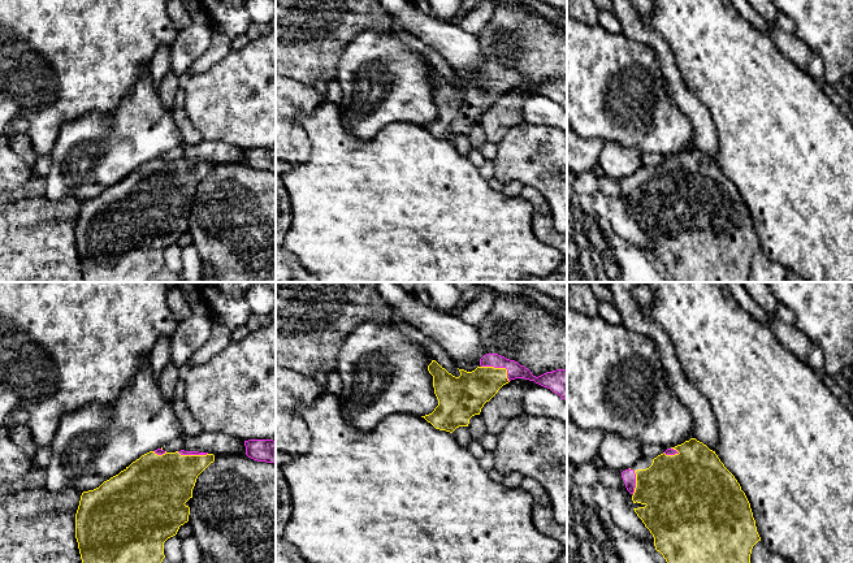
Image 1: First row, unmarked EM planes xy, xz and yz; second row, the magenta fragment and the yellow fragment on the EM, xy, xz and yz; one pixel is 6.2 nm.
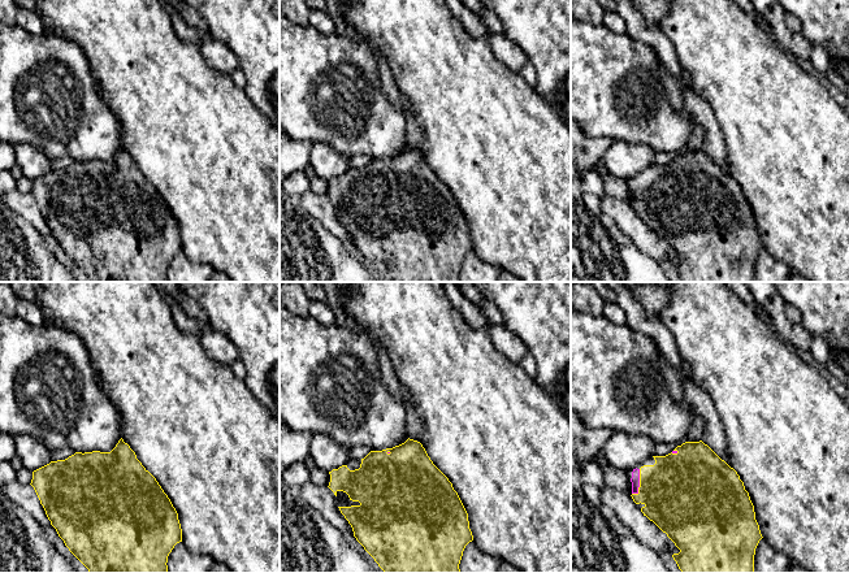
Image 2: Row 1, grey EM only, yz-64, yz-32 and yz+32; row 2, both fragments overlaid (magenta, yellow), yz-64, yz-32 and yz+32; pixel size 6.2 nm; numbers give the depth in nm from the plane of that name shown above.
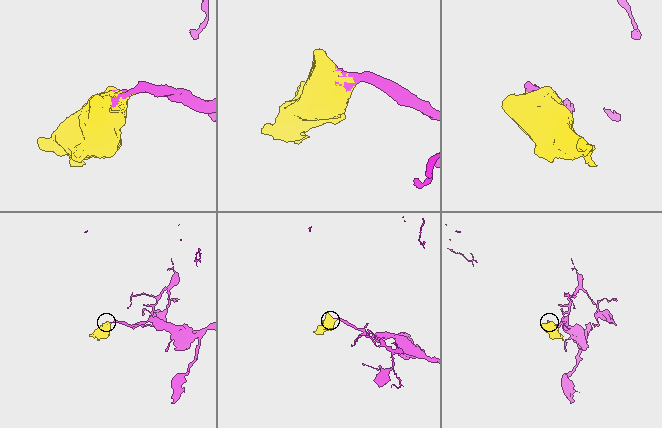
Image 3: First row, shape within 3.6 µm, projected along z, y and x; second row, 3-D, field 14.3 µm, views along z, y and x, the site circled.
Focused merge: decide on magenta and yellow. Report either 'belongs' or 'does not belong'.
belongs

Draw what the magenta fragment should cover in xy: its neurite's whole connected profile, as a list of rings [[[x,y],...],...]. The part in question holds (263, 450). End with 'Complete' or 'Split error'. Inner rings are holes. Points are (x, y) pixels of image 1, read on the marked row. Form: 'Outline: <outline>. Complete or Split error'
Outline: [[[248,439],[244,441],[246,455],[257,462],[276,463],[276,441]]]. Complete

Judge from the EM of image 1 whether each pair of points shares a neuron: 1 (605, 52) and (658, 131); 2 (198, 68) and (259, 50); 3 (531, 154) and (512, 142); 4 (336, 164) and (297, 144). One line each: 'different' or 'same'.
1: same
2: different
3: same
4: different

